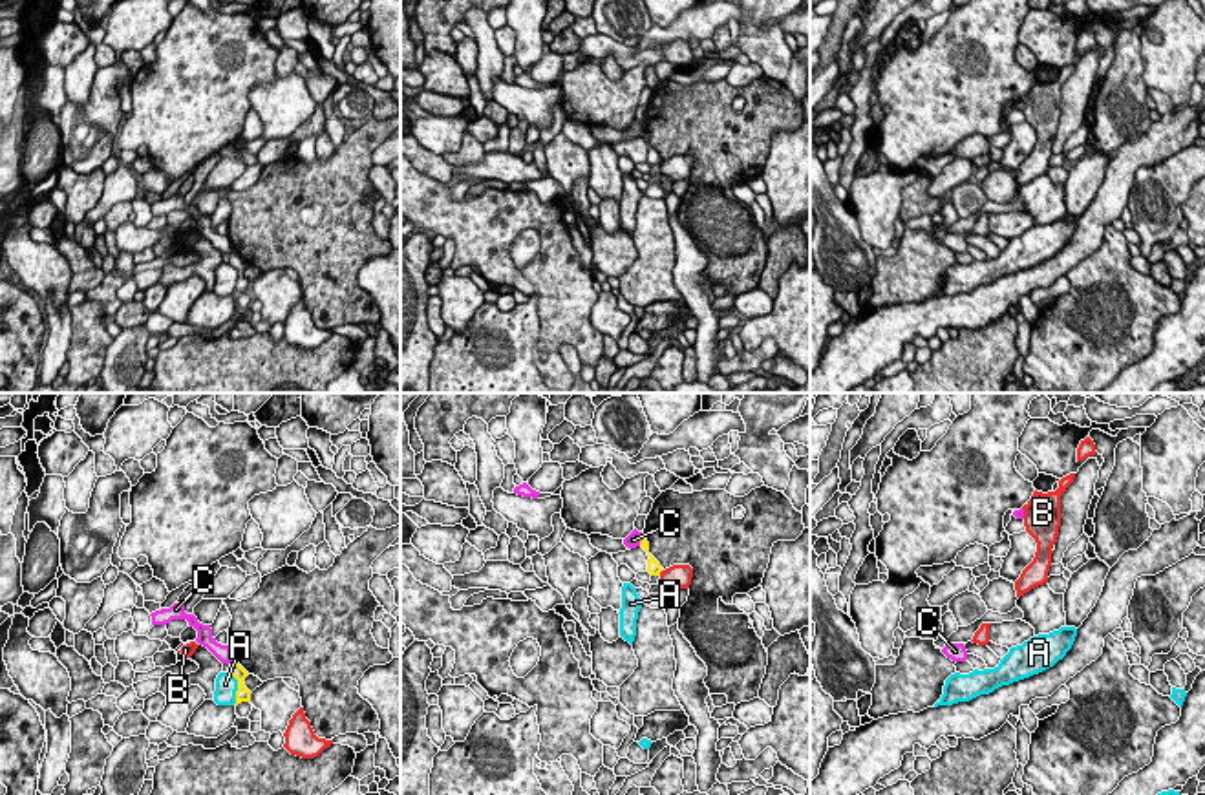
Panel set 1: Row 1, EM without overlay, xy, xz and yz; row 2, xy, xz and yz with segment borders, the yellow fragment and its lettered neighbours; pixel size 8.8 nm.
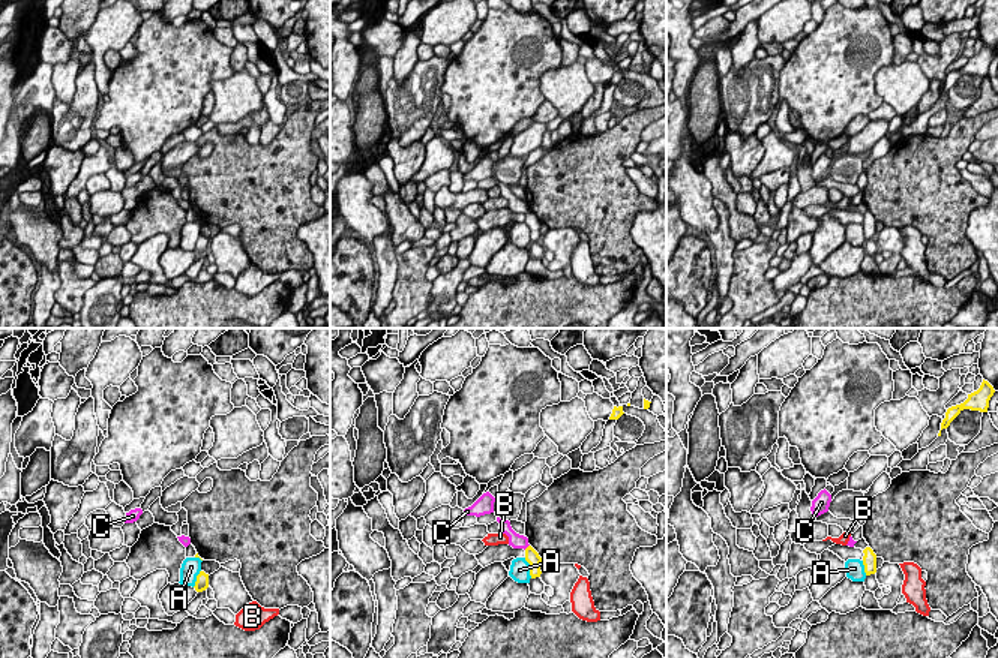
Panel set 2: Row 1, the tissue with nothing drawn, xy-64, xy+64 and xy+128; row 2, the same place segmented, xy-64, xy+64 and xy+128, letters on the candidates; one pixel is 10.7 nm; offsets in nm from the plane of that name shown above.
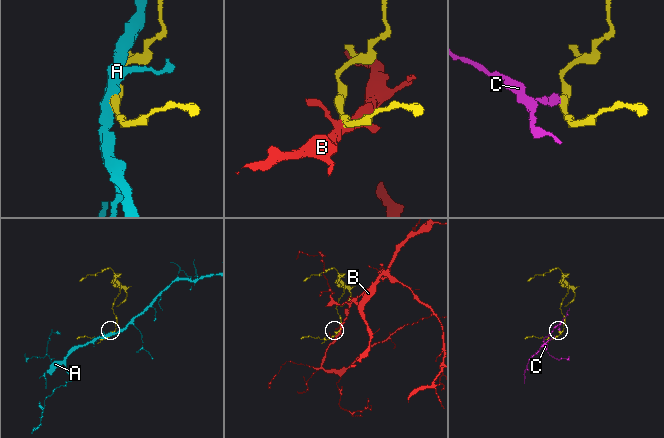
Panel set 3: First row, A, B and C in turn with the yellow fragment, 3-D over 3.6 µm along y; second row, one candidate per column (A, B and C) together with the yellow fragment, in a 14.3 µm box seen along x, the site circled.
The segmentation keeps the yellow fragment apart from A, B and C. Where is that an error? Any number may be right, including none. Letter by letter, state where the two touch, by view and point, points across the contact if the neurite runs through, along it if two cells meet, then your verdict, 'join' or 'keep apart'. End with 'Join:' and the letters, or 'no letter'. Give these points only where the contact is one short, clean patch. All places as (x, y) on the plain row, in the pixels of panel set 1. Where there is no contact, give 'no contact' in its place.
A: contact xy (238, 278); keep apart
B: contact xz (661, 161); border xz (662, 161), (659, 165); keep apart
C: contact xz (642, 130); border xz (642, 123), (639, 136); keep apart
Join: no letter

